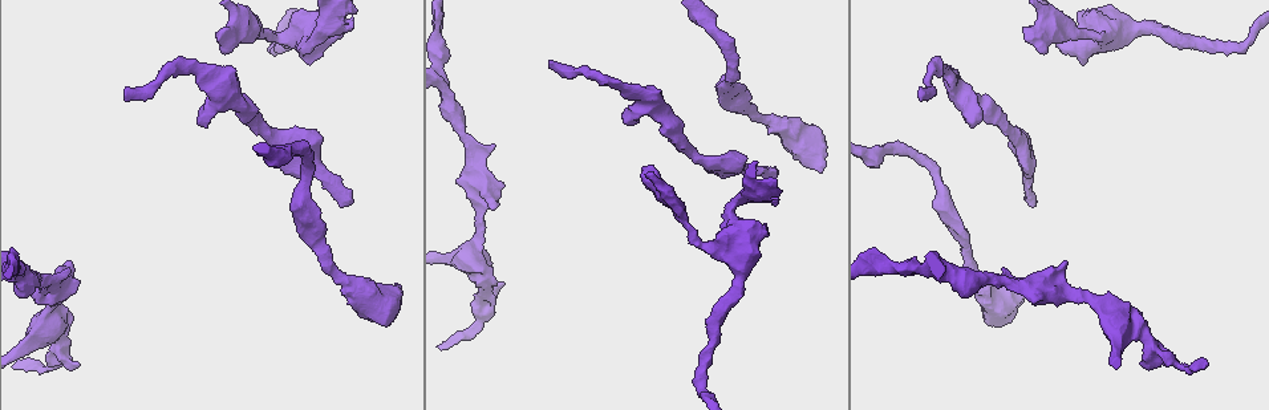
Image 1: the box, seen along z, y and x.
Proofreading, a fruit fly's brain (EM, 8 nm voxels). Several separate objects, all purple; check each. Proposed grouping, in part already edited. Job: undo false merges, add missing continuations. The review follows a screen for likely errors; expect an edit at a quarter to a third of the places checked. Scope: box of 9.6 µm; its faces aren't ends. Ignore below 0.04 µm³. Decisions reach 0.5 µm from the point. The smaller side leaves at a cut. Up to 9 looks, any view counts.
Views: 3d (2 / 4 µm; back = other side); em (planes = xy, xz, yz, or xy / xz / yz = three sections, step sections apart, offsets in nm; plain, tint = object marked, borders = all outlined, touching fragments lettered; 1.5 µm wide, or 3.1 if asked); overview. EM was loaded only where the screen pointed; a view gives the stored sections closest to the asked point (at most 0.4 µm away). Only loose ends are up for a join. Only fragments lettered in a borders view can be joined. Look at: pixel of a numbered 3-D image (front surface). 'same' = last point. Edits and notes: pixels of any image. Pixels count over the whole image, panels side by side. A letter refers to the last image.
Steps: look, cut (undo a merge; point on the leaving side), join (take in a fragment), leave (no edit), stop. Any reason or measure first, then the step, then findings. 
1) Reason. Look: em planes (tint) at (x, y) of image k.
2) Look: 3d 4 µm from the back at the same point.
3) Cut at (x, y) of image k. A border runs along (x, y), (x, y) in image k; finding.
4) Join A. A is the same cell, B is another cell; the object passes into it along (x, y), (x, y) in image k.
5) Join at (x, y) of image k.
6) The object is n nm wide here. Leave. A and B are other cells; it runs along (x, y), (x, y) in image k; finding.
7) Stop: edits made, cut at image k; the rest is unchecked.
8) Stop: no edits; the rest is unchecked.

Stops while still wide. Look: em planes (borders) at (1084, 64) of image 1.

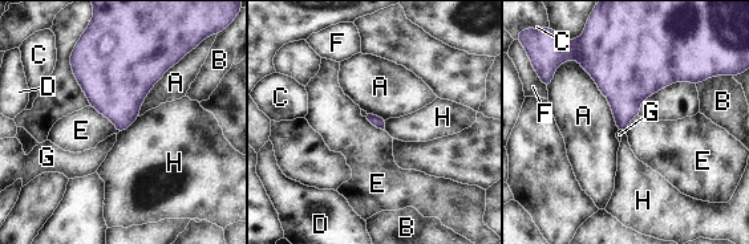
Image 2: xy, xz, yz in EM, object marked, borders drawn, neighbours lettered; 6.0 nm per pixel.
Leave. A, B, C, D, E, F, G and H are other cells; no lettered fragment goes on from it.

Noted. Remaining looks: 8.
Free end. Look: 3d 4 µm at (392, 289) of image 1.

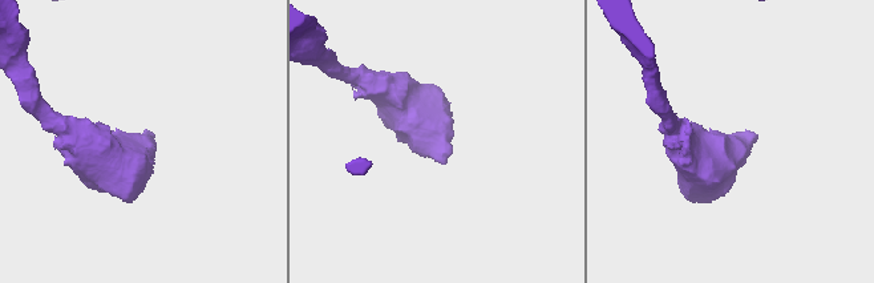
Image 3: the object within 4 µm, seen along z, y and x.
Shape alone is not enough. Look: em xz step 8 (borders) at (439, 160) of image 3.

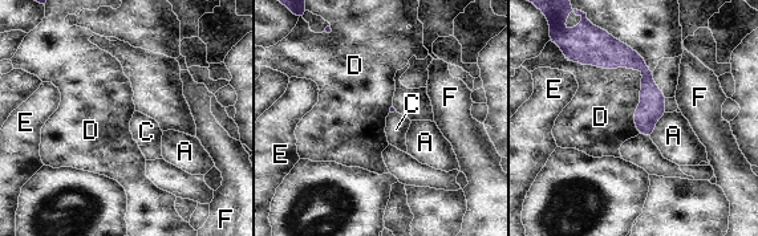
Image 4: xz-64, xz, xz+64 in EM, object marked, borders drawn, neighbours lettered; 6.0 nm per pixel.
Cut it another way. Look: em planes (borders) at the same point.

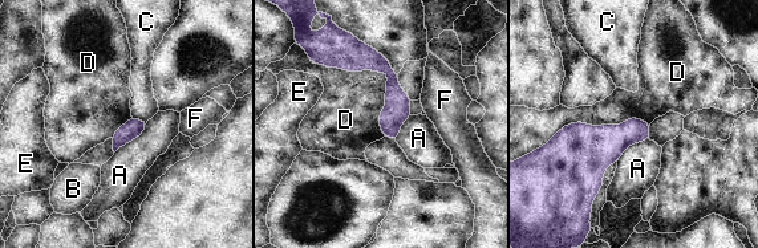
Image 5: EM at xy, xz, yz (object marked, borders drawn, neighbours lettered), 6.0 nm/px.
Leave. A, B, C, D, E and F are other cells; a border runs along (316, 64), (388, 74), (385, 135) in image 5; no lettered fragment goes on from it.

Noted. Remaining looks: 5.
Branch stops here. Look: 3d 2 µm at (922, 99) of image 1.

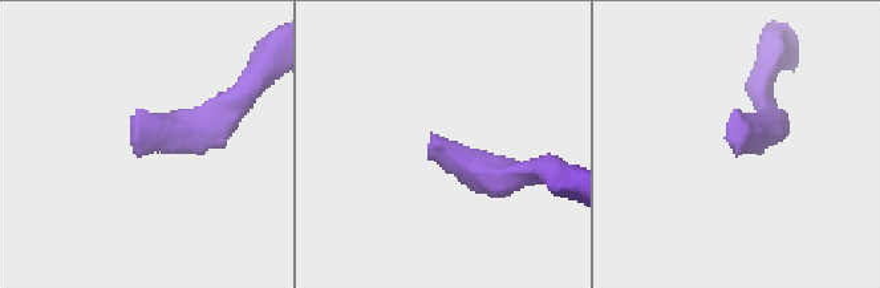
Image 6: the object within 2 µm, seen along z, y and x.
Look: em yz step 8 (borders) at (437, 141) of image 6.

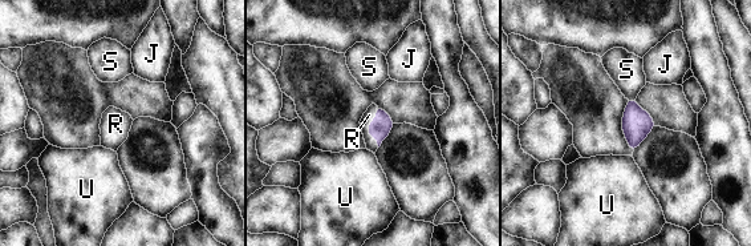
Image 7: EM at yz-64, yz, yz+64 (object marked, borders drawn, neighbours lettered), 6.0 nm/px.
Look: em planes (borders) at the same point.

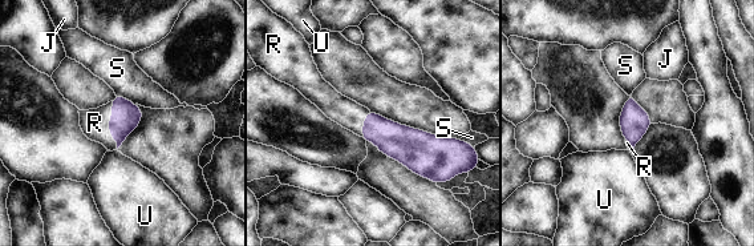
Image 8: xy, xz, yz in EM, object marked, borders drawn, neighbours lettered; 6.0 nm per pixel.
The object is 180 nm wide here. Join R. R is the same cell, J, S and U are other cells; it goes on there.

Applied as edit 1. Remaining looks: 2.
Stop: edits made, join at image 8; the rest is unchecked.

